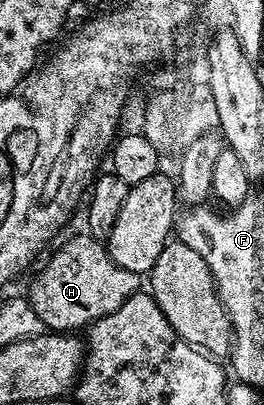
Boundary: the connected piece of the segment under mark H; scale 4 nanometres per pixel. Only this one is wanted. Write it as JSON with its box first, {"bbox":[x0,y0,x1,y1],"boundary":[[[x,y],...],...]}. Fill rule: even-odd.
{"bbox":[27,232,139,332],"boundary":[[[80,232],[69,238],[49,258],[49,263],[37,274],[29,286],[27,297],[35,316],[43,320],[46,328],[53,332],[77,332],[87,328],[95,320],[115,312],[133,294],[138,293],[139,276],[119,268],[111,260],[108,249],[98,239]]]}

